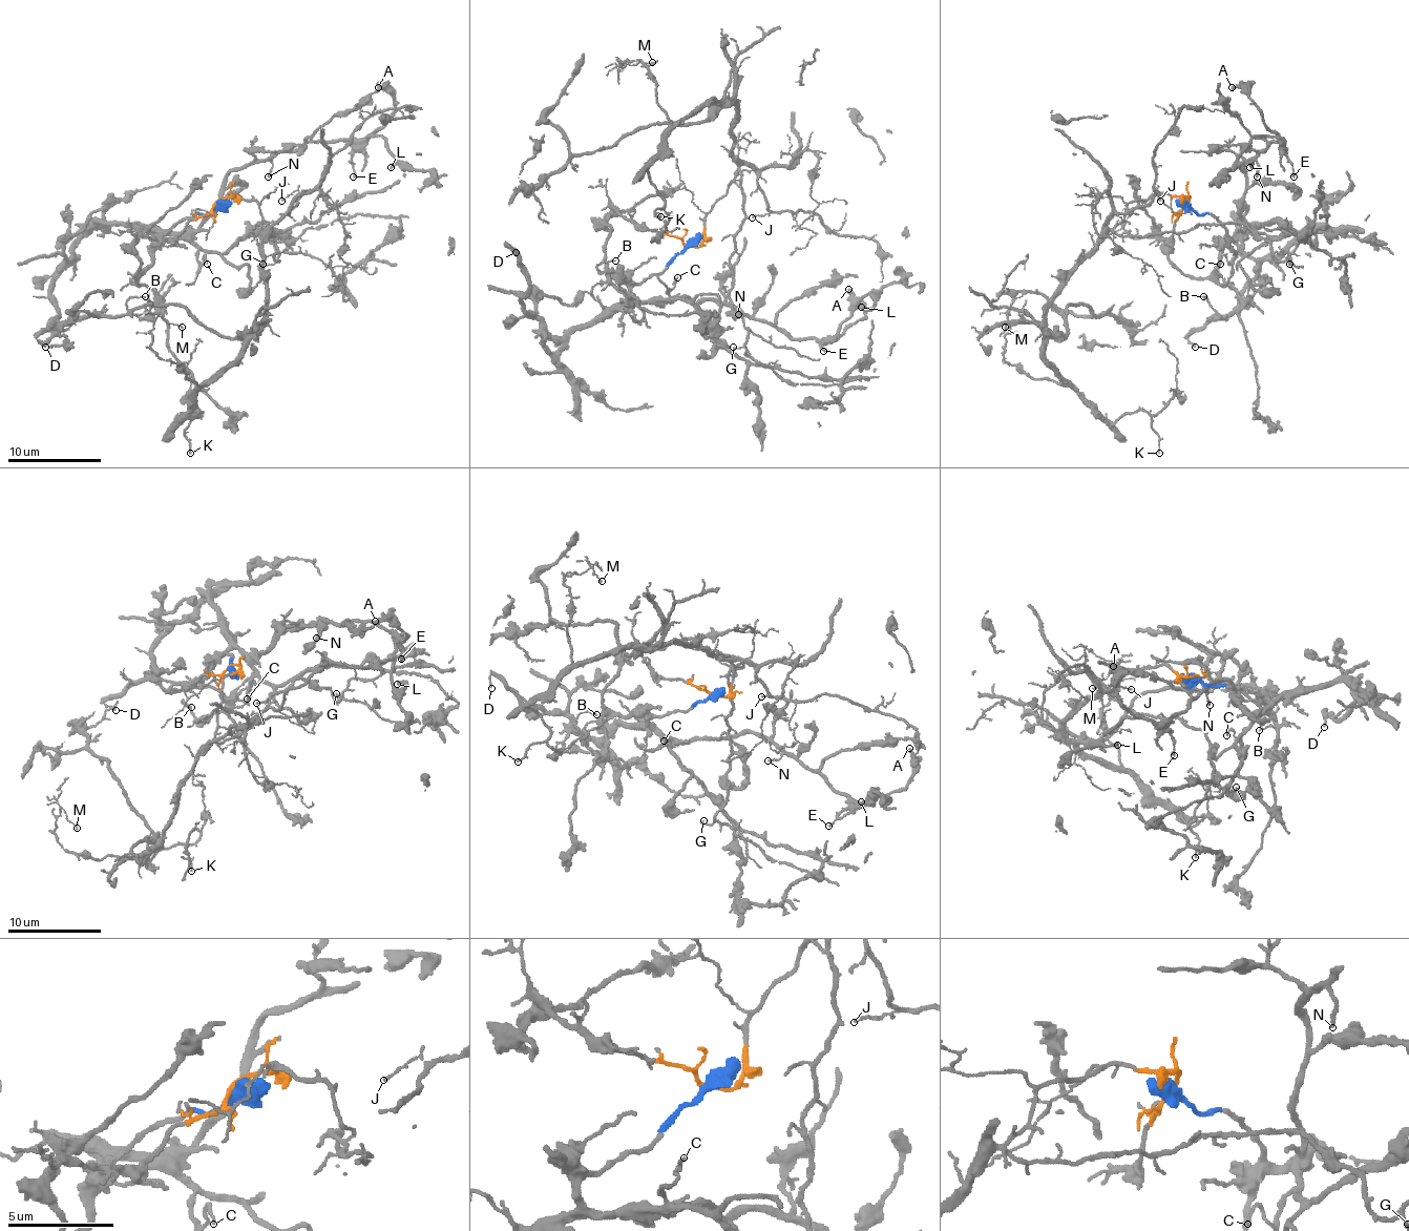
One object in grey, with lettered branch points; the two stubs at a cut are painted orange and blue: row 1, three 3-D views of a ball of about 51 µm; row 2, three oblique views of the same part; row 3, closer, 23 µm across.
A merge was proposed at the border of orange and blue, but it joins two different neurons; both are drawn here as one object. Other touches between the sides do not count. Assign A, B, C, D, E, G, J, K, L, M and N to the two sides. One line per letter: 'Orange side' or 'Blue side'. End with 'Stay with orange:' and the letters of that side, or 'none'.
A: Blue side
B: Blue side
C: Blue side
D: Blue side
E: Blue side
G: Orange side
J: Orange side
K: Orange side
L: Blue side
M: Orange side
N: Blue side
Stay with orange: G, J, K, M

